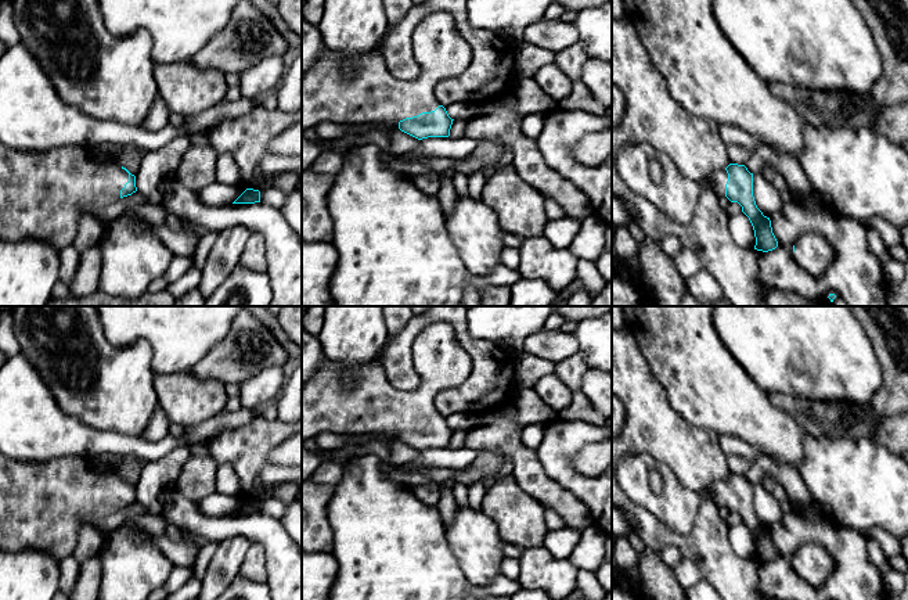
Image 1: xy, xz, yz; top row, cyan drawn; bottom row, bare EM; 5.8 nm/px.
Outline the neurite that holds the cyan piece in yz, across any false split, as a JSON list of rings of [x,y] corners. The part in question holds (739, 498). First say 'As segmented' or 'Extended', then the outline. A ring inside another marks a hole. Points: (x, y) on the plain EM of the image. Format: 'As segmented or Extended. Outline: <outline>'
Extended. Outline: [[[729,474],[725,479],[716,481],[709,492],[718,509],[725,506],[731,513],[742,517],[742,522],[749,528],[754,540],[754,560],[768,563],[778,557],[770,528],[764,527],[756,515],[753,484],[745,475]]]

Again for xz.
Extended. Outline: [[[435,321],[425,327],[412,344],[412,364],[421,384],[414,391],[394,389],[379,362],[360,366],[353,387],[342,384],[342,366],[325,362],[307,381],[302,382],[302,443],[307,445],[323,434],[364,435],[397,432],[399,439],[418,450],[448,448],[453,431],[439,414],[435,398],[442,389],[461,385],[472,371],[469,353],[458,344],[451,324]]]

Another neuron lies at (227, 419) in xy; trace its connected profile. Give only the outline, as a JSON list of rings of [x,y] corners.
[[[241,407],[239,410],[231,412],[224,409],[220,414],[191,427],[187,431],[187,436],[194,445],[201,445],[205,439],[212,438],[220,430],[224,428],[241,428],[251,423],[256,416],[257,410],[248,410]]]

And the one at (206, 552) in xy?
[[[208,542],[205,546],[199,547],[197,560],[192,565],[192,571],[195,576],[199,578],[201,581],[206,574],[206,570],[209,567],[212,557],[215,556],[216,549],[217,549],[216,542]]]

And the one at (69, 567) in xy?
[[[73,556],[60,560],[58,590],[71,594],[76,585],[79,572],[80,563]]]

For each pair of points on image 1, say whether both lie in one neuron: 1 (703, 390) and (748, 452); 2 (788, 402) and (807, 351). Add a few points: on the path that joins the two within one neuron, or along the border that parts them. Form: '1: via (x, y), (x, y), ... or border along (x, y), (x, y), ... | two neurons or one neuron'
1: border along (719, 434), (731, 434), (750, 442), (763, 455) | two neurons
2: border along (770, 392), (784, 392), (821, 402) | two neurons

